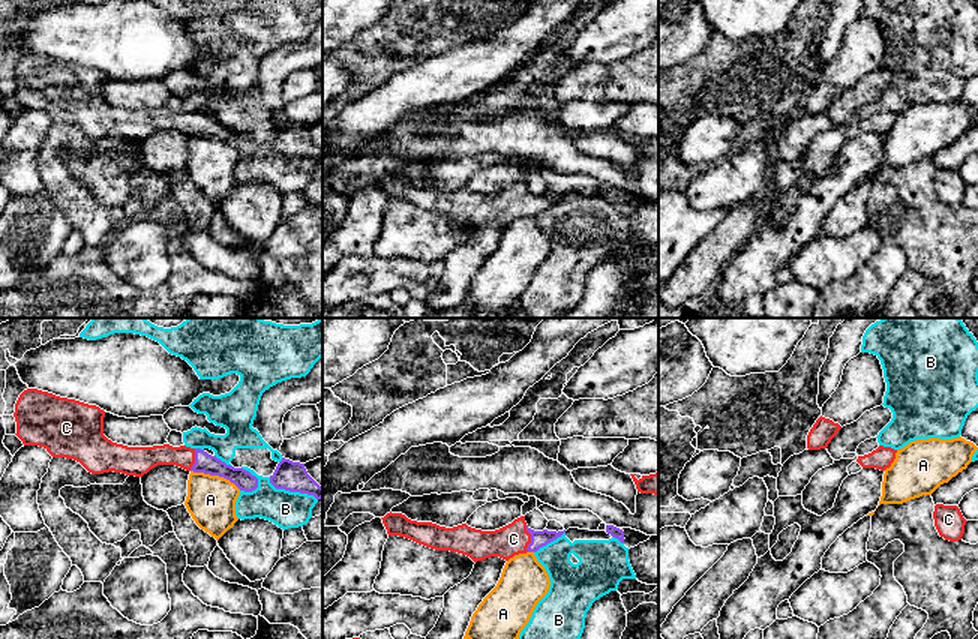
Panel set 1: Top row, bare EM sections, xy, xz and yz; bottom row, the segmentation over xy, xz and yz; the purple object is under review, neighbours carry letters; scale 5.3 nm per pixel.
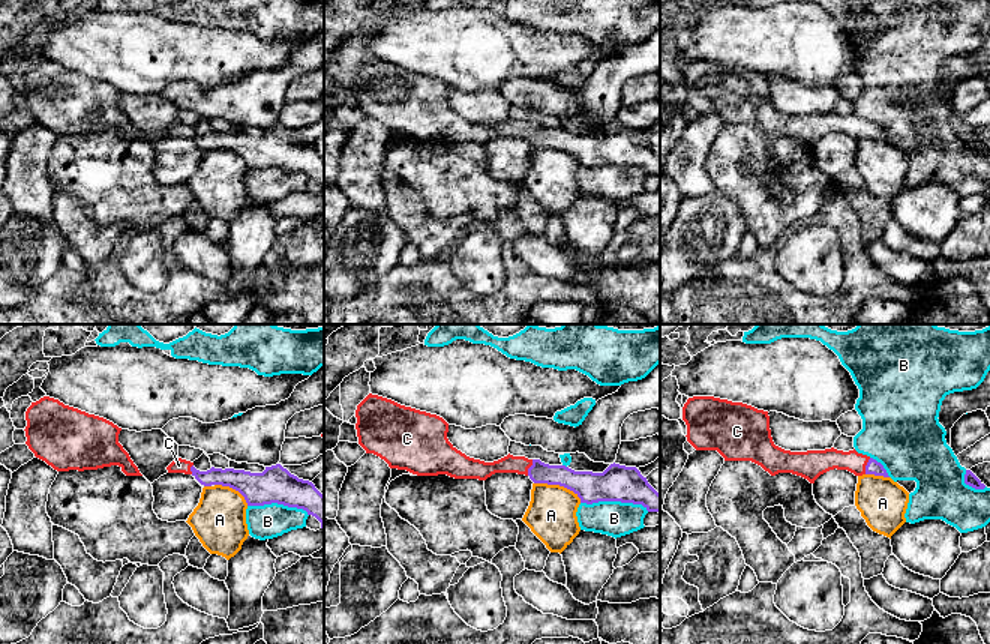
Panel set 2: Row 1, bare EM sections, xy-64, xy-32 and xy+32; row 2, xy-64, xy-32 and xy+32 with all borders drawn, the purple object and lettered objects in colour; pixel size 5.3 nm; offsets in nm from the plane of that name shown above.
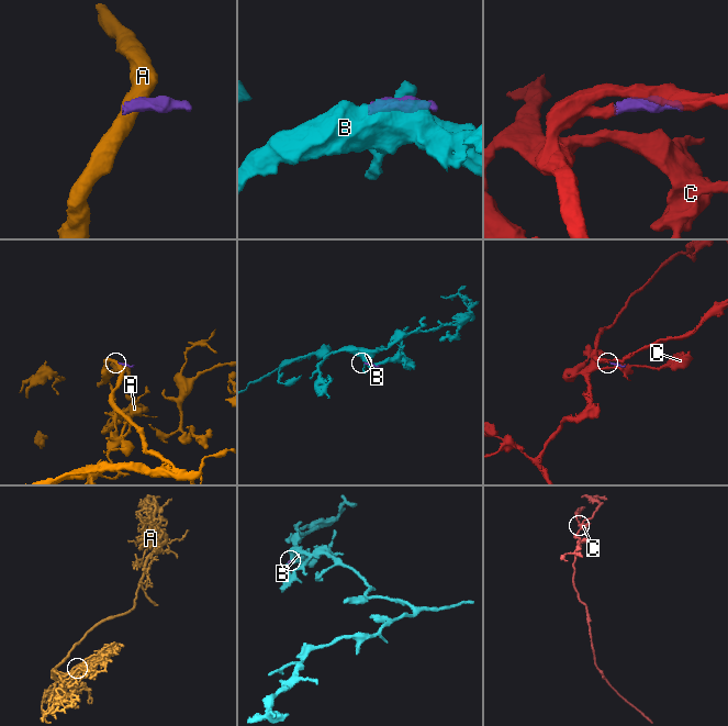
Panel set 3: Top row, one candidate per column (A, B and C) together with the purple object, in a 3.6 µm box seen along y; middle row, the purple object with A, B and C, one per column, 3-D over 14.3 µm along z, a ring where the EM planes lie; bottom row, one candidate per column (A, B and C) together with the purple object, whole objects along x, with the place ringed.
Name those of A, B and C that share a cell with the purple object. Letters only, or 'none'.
C

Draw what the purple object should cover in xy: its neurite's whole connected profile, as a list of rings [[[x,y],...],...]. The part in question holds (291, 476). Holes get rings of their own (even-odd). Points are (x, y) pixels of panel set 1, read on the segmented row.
[[[285,458],[270,476],[270,483],[276,489],[314,495],[316,500],[322,498],[322,488],[308,474],[304,464]]]

